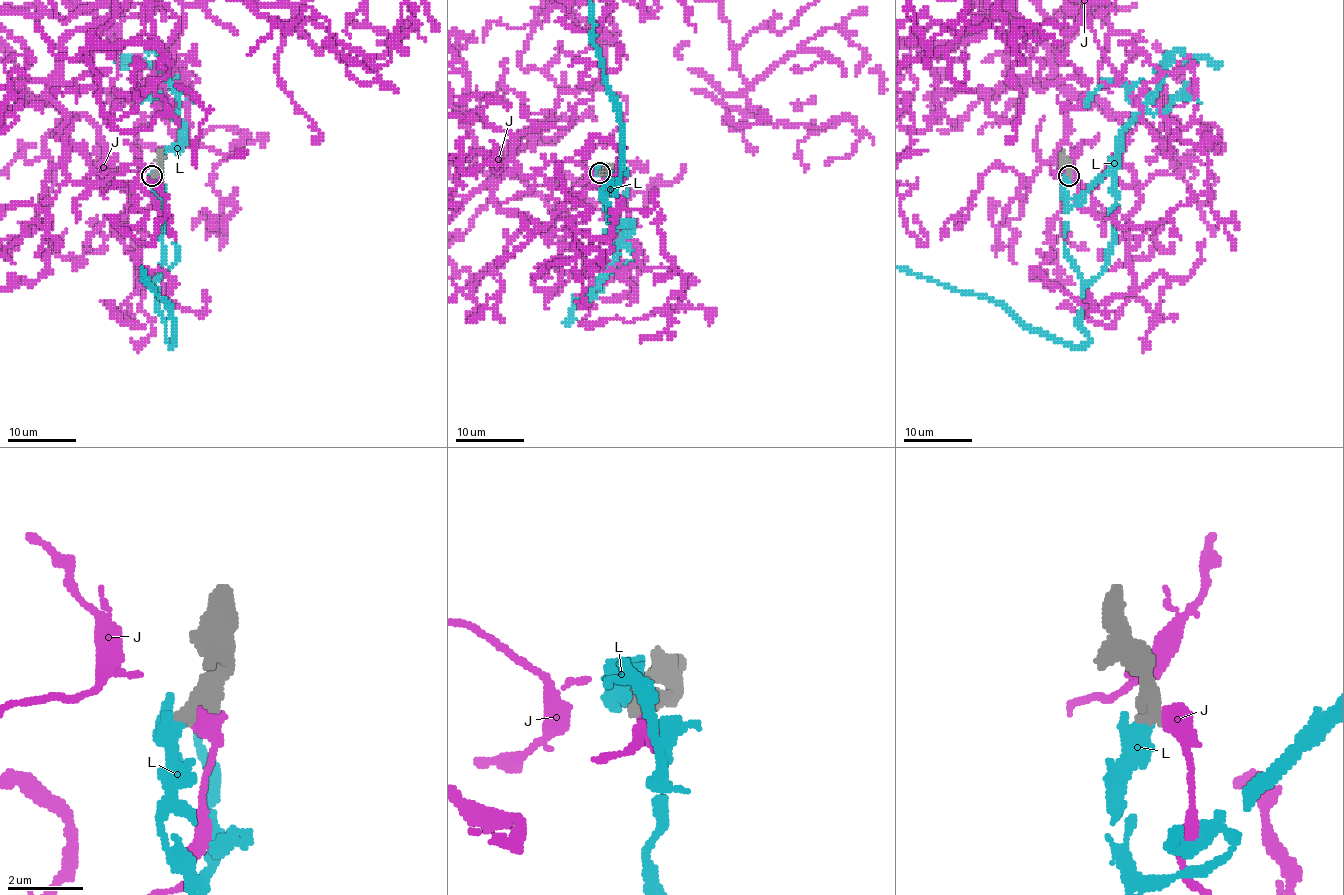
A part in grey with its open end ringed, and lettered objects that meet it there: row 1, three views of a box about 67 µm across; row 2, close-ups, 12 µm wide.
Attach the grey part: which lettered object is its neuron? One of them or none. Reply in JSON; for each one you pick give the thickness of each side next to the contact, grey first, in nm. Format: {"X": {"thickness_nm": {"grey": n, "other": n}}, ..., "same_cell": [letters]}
{"L": {"thickness_nm": {"grey": 320, "other": 550}}, "same_cell": ["L"]}

